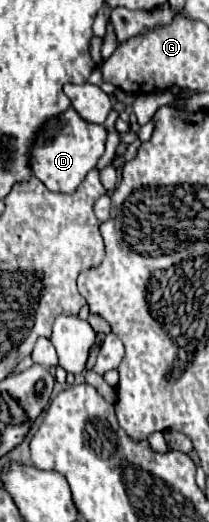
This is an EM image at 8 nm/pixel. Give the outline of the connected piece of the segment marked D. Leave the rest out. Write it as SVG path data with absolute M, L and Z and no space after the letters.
M72 107L62 115L50 119L42 131L38 133L34 147L32 147L32 171L34 175L50 189L72 193L84 181L88 171L96 167L96 161L104 153L106 143L106 129L102 125L94 125L84 121Z

